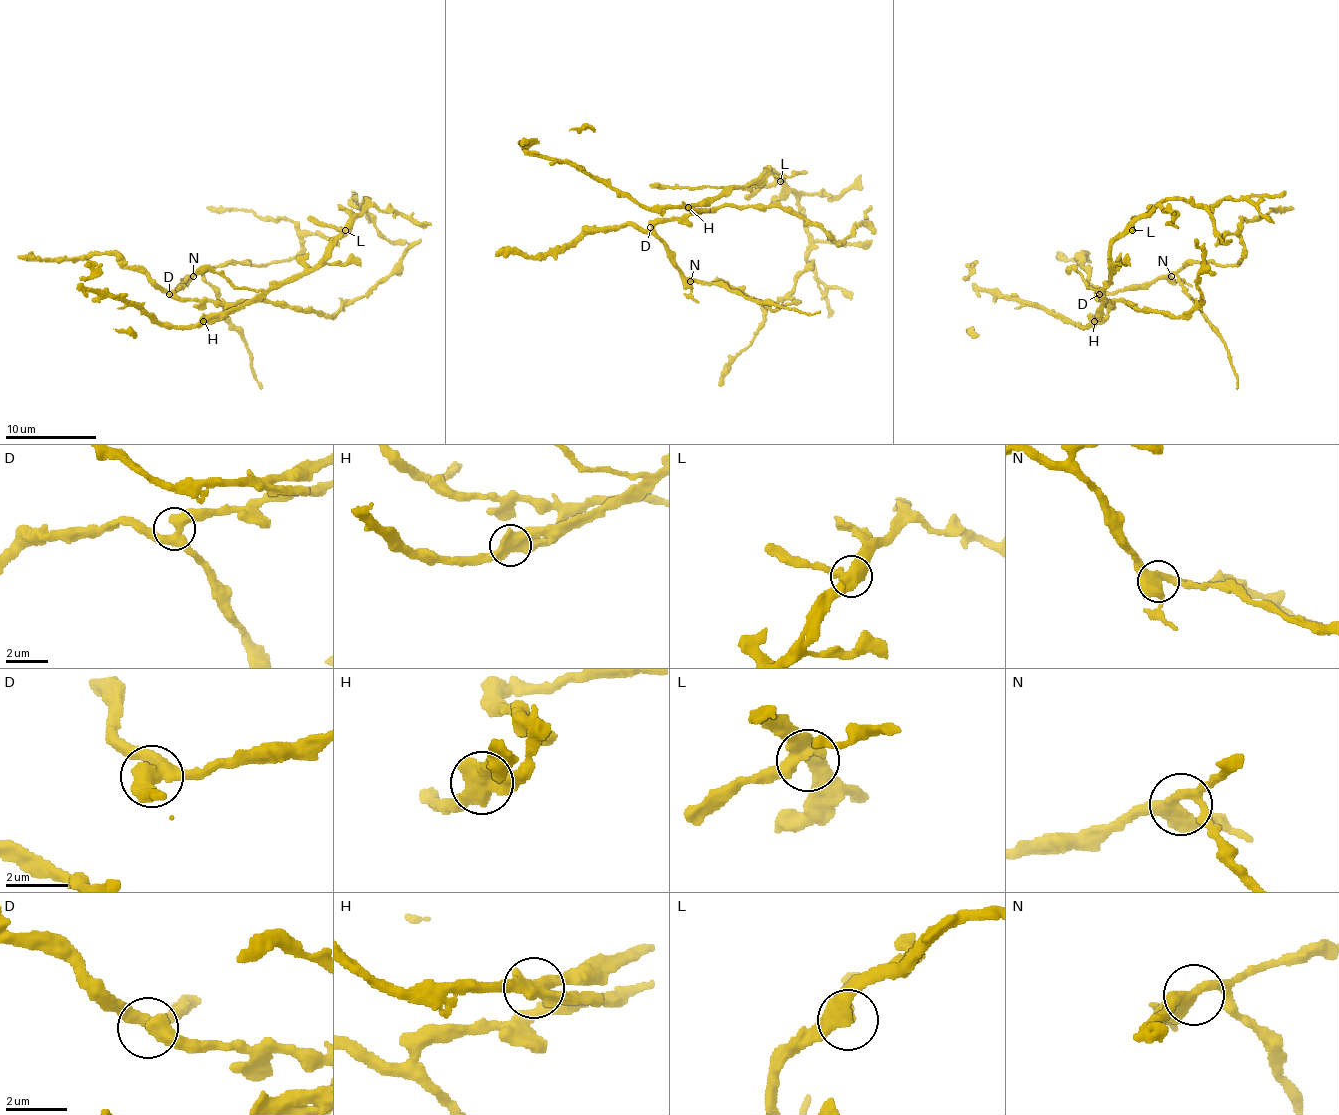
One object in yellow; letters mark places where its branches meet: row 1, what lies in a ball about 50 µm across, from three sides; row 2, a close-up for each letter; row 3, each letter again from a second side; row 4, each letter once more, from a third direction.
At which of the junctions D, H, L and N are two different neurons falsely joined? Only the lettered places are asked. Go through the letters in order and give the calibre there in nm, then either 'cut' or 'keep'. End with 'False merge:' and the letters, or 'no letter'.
D: 400 nm | keep
H: 440 nm | cut
L: 420 nm | keep
N: 360 nm | keep
False merge: H

